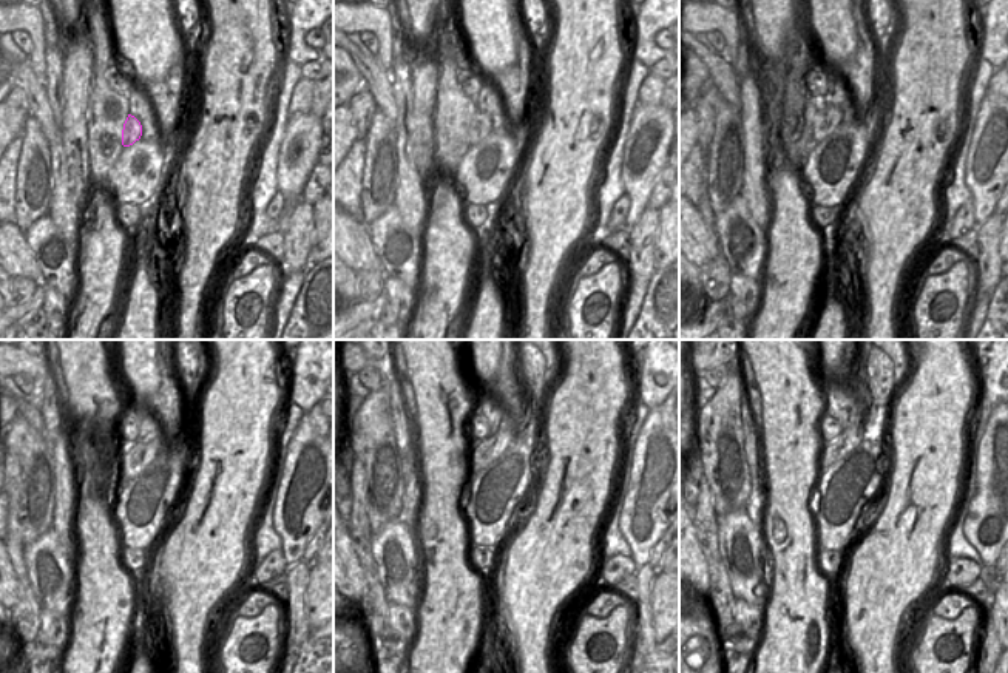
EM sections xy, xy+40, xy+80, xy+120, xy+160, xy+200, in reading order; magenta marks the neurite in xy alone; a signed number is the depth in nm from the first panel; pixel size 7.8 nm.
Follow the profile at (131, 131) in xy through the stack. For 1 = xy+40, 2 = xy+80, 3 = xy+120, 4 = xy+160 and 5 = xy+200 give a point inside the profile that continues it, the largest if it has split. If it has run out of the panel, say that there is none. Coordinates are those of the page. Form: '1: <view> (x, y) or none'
1: xy+40 (480, 125)
2: xy+80 (828, 116)
3: xy+120 (135, 457)
4: xy+160 (483, 453)
5: xy+200 (852, 434)

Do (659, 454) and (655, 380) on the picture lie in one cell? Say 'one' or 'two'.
two

